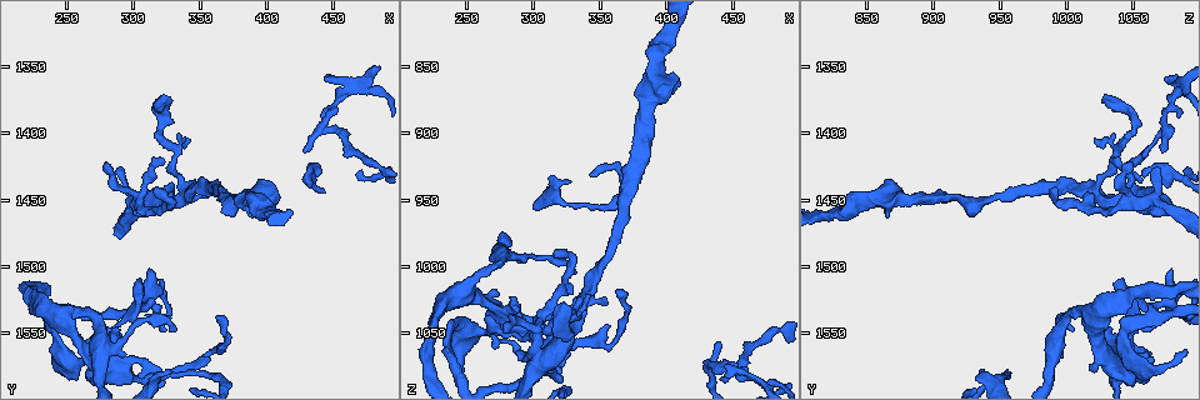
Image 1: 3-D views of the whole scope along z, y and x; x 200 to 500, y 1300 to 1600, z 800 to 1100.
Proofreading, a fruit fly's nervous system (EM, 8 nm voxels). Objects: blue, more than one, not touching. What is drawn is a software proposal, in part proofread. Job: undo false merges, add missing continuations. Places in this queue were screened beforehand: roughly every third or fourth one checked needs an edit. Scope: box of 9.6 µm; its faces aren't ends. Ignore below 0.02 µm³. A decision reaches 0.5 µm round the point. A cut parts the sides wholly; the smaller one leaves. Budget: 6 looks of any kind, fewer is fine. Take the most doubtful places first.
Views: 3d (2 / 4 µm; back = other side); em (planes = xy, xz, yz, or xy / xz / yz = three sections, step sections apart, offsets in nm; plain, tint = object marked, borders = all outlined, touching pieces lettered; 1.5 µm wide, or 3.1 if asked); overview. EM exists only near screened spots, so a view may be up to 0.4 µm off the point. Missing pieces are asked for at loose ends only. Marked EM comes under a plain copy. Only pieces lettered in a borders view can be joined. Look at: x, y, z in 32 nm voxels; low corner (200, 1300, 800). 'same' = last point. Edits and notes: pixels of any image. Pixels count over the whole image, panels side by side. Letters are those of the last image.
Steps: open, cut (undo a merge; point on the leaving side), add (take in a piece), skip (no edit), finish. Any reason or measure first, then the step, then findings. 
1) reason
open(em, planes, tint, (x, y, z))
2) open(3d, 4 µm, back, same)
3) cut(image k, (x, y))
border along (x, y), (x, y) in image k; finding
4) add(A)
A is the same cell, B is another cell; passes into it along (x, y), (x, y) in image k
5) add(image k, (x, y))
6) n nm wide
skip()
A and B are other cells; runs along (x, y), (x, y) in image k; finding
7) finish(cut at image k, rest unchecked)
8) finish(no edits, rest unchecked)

an open end
open(em, planes, borders, (324, 1546, 1058))

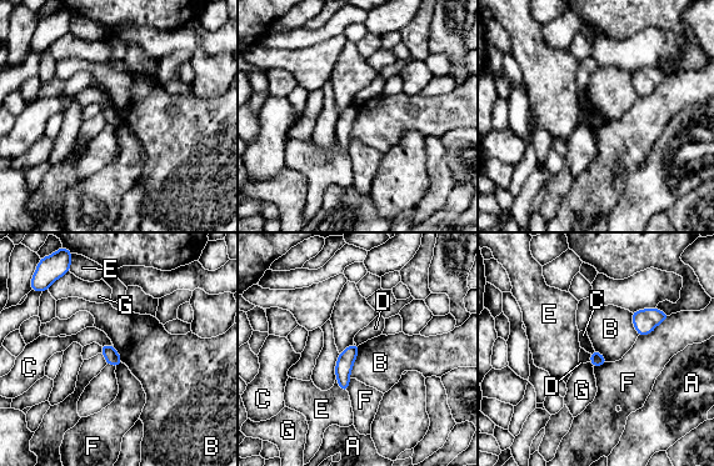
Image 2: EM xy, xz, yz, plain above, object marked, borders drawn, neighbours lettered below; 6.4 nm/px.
skip()
A, B, C, D, E, F and G are other cells; border along (359, 345), (350, 377) in image 2; none of them fits

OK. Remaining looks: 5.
calibre changes
open(em, planes, borders, (318, 1584, 952))

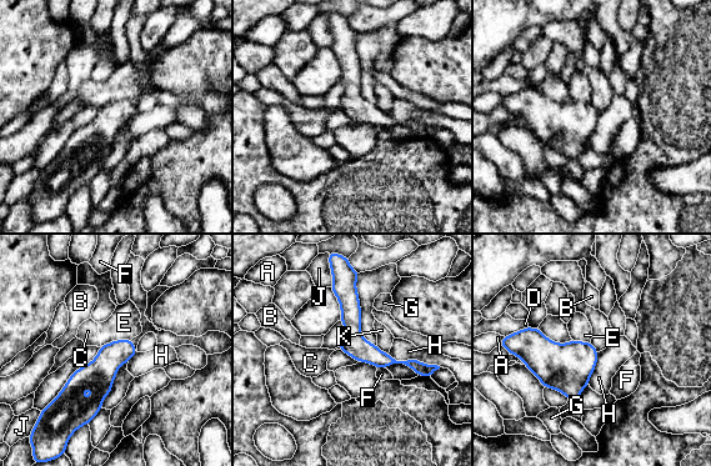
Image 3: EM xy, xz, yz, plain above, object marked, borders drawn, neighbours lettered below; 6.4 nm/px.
H touches over 340 nm
skip()
A, B, C, D, E, F, G, H, J and K are other cells; all the same neuron

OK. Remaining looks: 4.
a fork
open(em, planes, borders, (304, 1452, 1050))

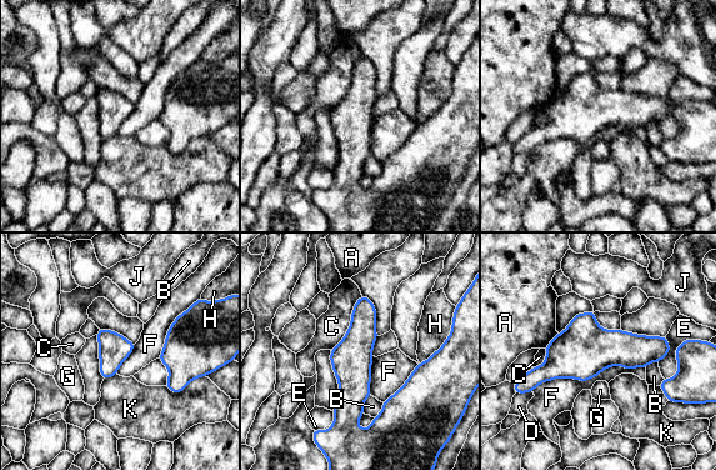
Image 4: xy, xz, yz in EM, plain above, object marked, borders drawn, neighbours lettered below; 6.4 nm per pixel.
skip()
A, B, C, D, E, F, G, H, J and K are other cells; border along (645, 368), (607, 366), (532, 391) in image 4; all the same neuron

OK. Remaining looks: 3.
finish(no edits, rest unchecked)

